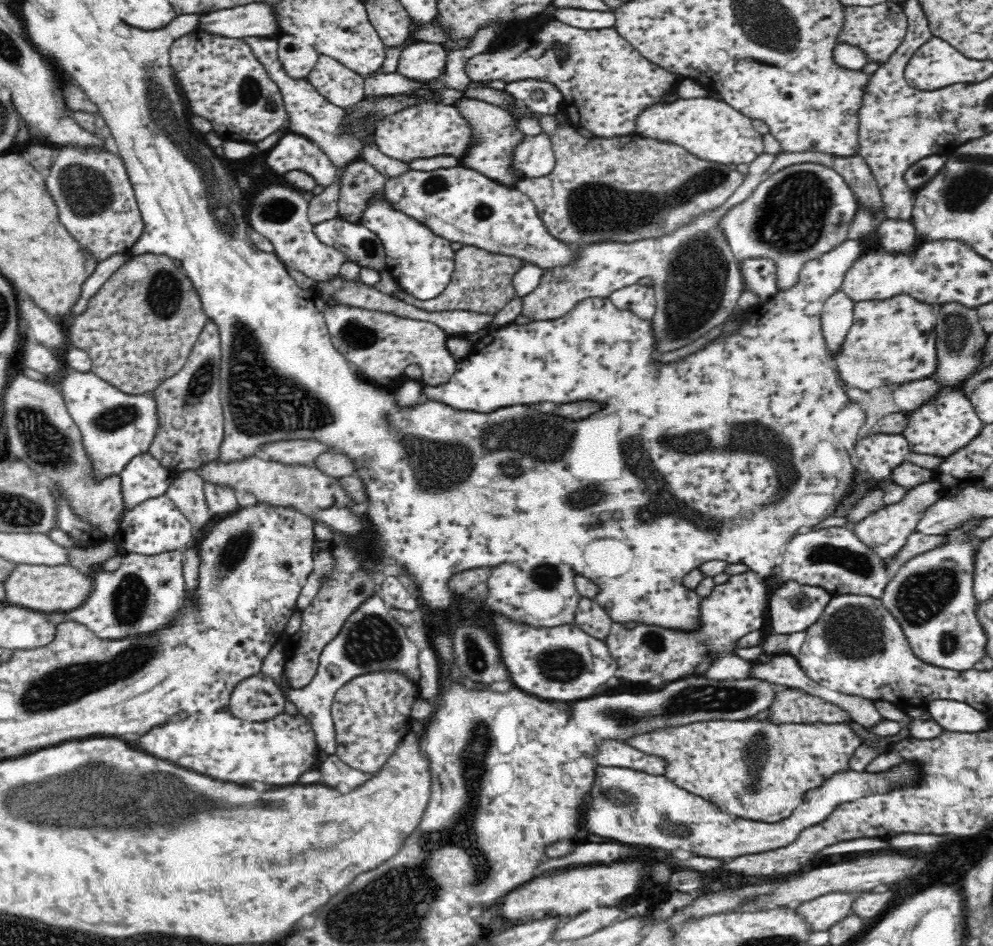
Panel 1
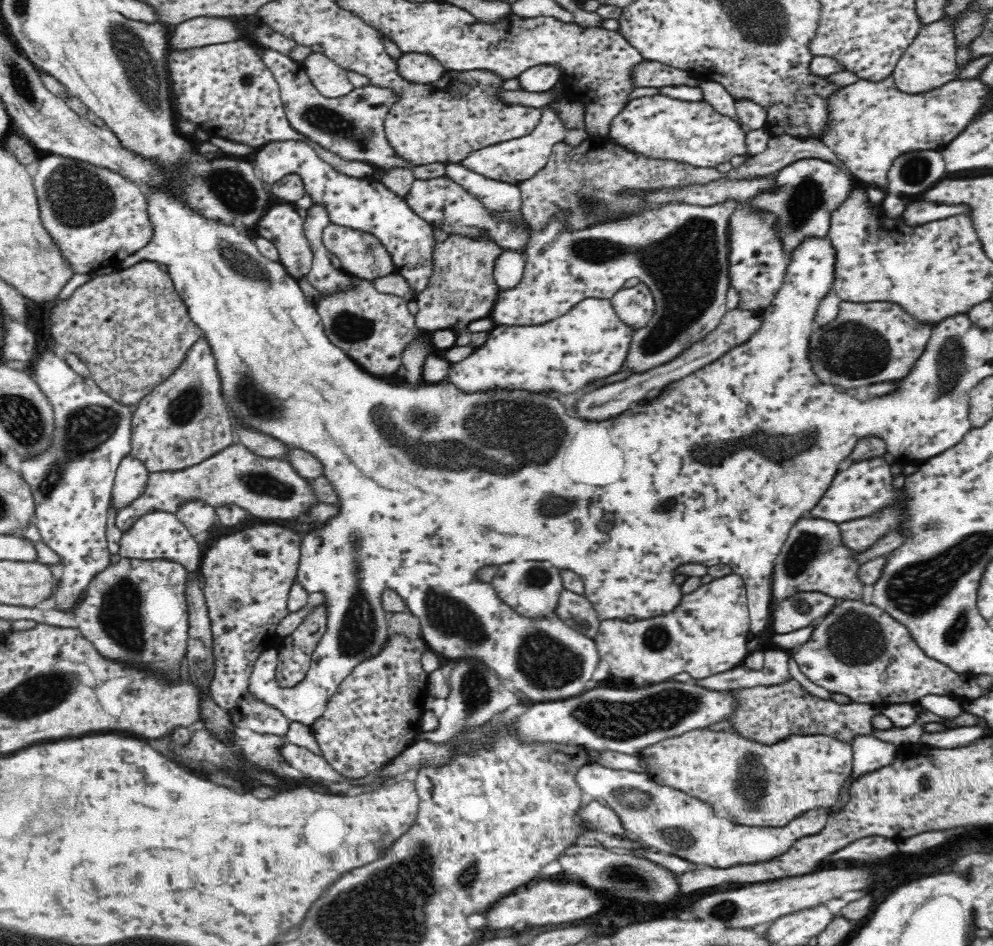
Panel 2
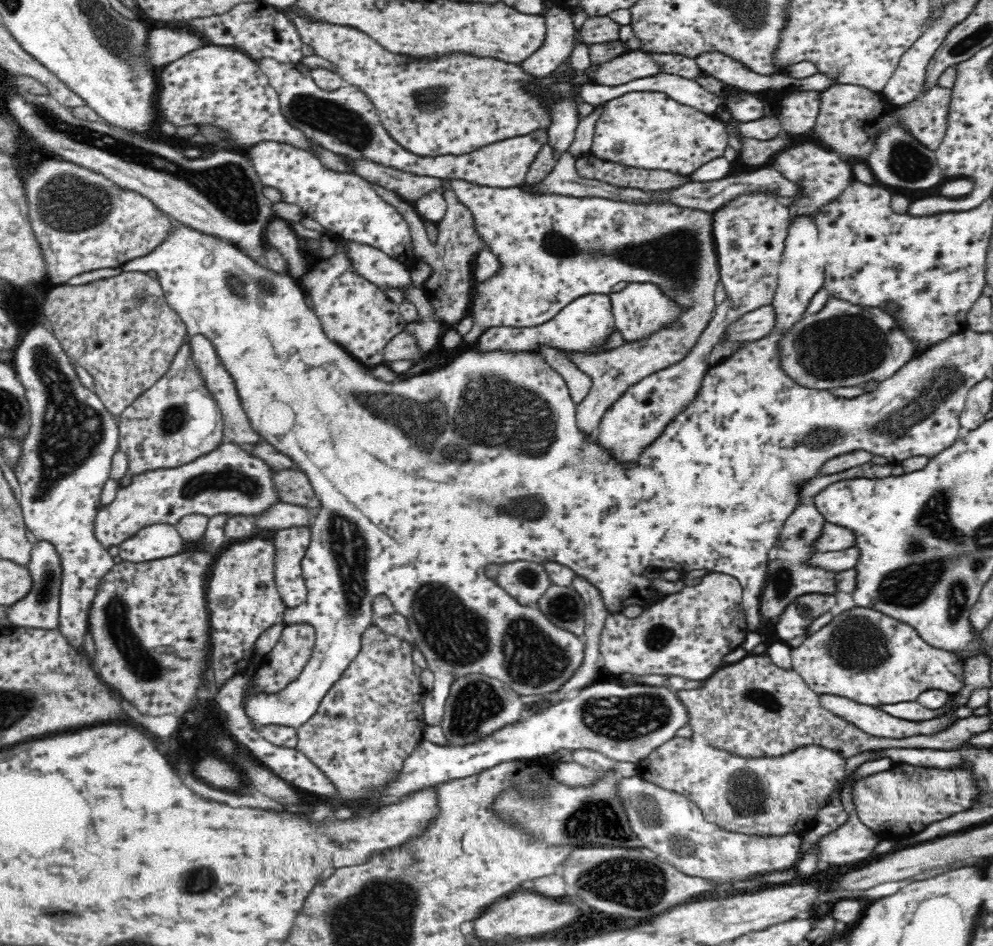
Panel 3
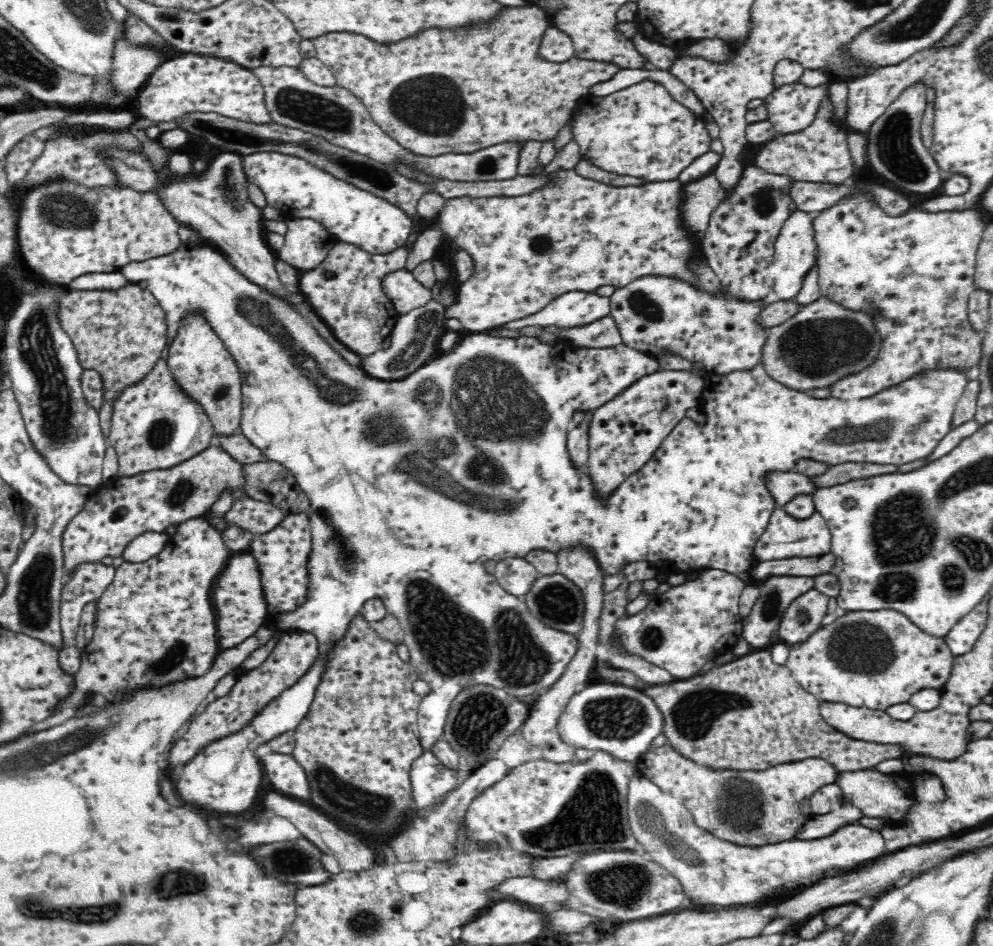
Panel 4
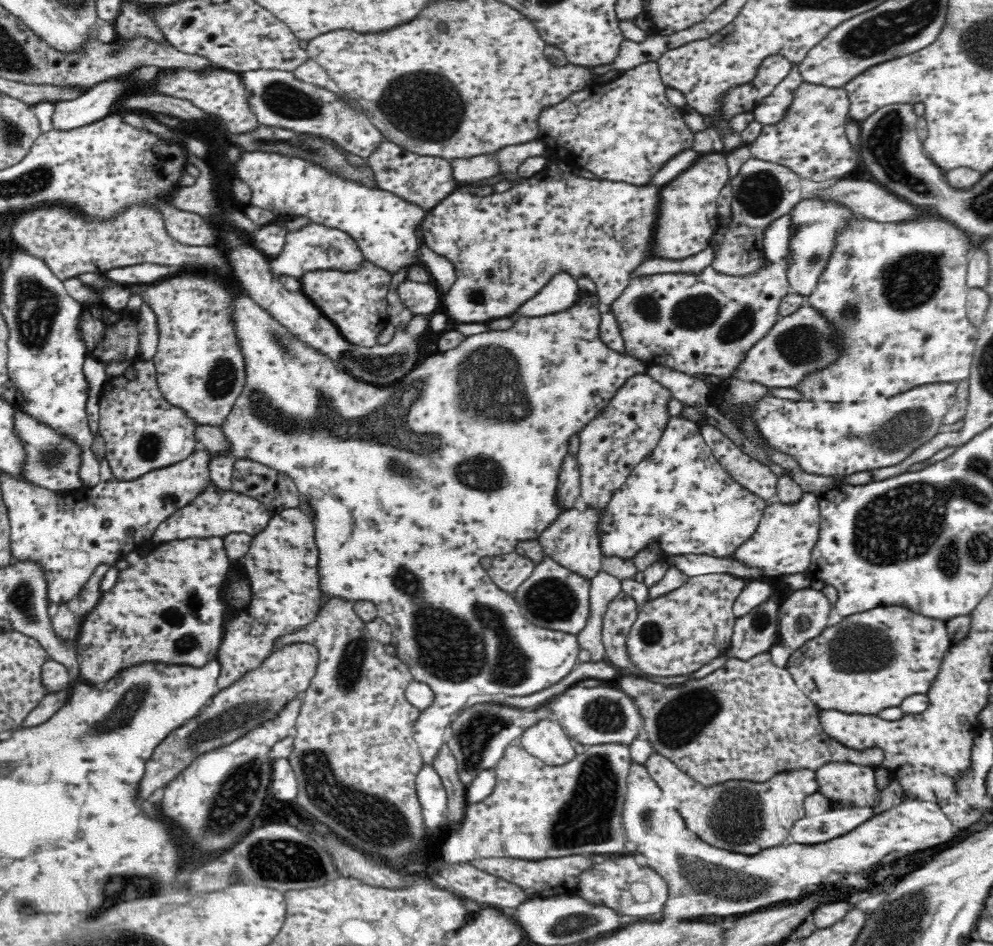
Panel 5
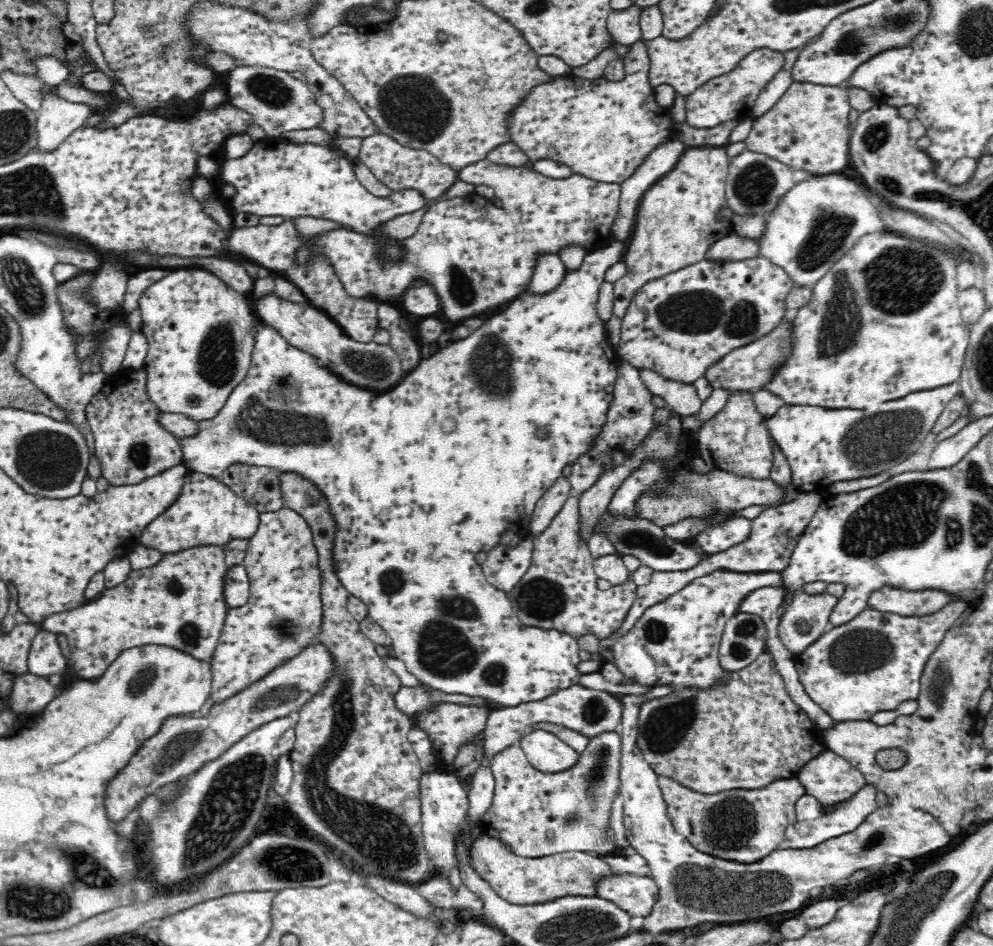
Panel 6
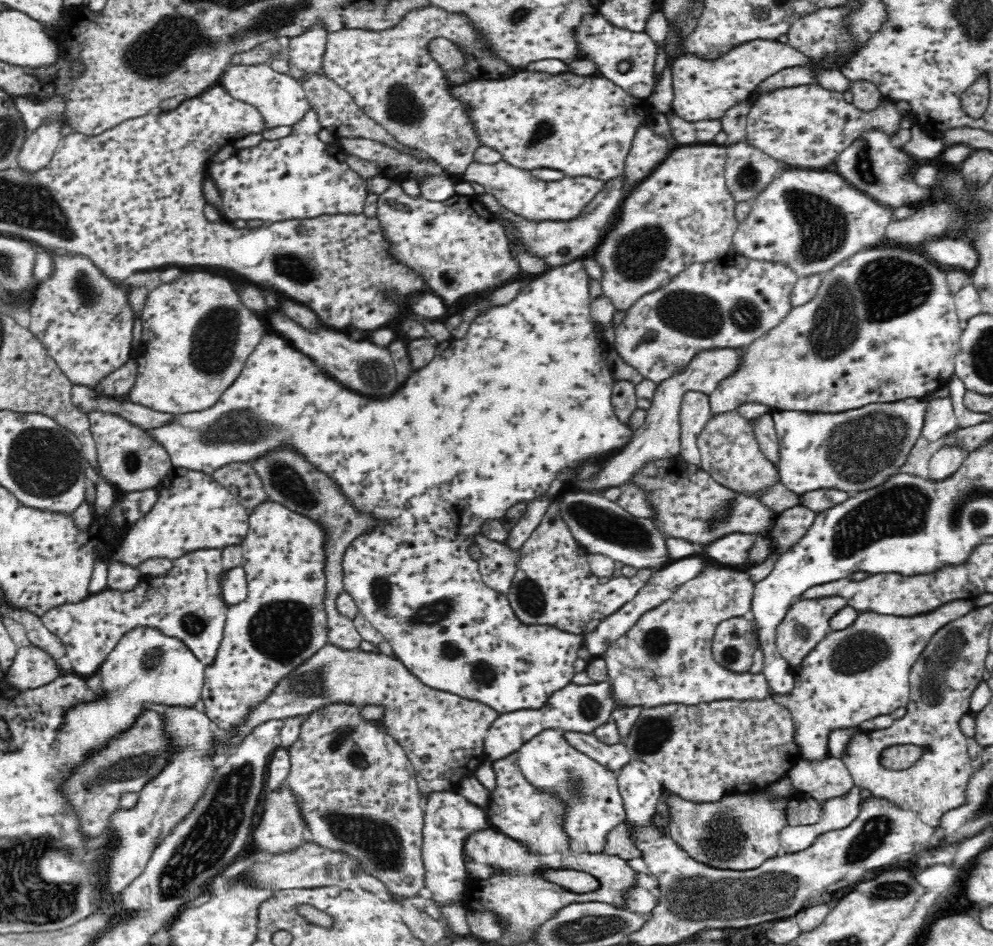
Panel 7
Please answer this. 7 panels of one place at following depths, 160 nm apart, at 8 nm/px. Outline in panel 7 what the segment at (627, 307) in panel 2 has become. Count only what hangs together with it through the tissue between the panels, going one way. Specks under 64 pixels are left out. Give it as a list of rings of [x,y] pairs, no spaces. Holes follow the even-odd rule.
[[[724,255],[706,264],[692,264],[662,288],[645,294],[627,310],[624,323],[616,328],[614,346],[618,355],[633,366],[643,378],[658,384],[662,379],[685,367],[701,350],[747,347],[755,338],[782,322],[793,307],[791,294],[800,276],[782,262],[751,261],[739,255]]]

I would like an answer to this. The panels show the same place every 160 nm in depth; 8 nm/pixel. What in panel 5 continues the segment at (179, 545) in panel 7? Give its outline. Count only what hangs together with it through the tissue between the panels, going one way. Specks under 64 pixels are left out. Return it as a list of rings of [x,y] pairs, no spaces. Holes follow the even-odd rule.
[[[208,479],[207,483],[186,506],[178,507],[164,522],[158,524],[151,536],[153,545],[167,544],[173,541],[190,541],[191,539],[224,539],[230,534],[248,534],[254,537],[265,530],[270,521],[271,513],[255,498],[232,490],[218,490],[216,483]]]

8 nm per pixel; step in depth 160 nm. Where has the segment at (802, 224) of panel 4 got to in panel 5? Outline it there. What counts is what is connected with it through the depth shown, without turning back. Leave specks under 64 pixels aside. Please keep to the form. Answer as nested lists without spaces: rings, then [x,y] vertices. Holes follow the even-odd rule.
[[[787,215],[775,218],[766,225],[762,235],[762,248],[766,259],[778,263],[782,269],[787,270],[787,240],[791,235],[791,222]]]

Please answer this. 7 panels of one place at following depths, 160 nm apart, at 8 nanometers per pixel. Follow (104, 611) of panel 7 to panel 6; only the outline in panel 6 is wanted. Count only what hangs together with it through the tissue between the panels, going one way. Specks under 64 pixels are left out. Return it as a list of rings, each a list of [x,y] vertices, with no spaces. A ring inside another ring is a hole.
[[[198,546],[194,549],[183,551],[182,553],[162,555],[162,559],[158,564],[139,570],[132,570],[130,576],[128,576],[128,580],[123,582],[123,584],[112,589],[105,589],[96,598],[88,600],[79,607],[74,607],[72,610],[51,614],[42,621],[40,628],[41,630],[53,632],[56,635],[64,635],[66,637],[70,647],[70,662],[74,664],[74,672],[76,672],[76,676],[81,676],[84,680],[93,680],[100,676],[105,668],[116,660],[121,650],[126,650],[126,647],[131,646],[143,646],[144,643],[162,643],[162,645],[170,645],[176,647],[178,650],[186,651],[187,654],[190,654],[197,660],[209,663],[214,655],[220,635],[222,634],[225,616],[228,614],[229,606],[223,596],[223,586],[228,569],[228,566],[225,564],[224,550],[220,546]]]

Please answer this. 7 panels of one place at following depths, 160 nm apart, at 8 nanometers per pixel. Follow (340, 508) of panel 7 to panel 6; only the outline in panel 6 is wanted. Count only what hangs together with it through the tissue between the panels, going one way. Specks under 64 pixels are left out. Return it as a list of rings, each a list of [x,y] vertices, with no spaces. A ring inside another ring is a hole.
[[[280,471],[278,480],[283,507],[301,514],[313,533],[322,577],[320,643],[324,643],[337,660],[336,676],[300,710],[295,726],[295,745],[289,754],[293,779],[284,796],[286,806],[301,820],[301,824],[318,834],[329,848],[338,855],[346,854],[357,873],[392,878],[401,884],[420,885],[432,876],[421,829],[420,786],[422,775],[426,772],[407,738],[413,726],[410,721],[412,715],[396,710],[393,703],[394,695],[400,690],[398,673],[385,665],[376,652],[376,644],[365,634],[360,634],[359,623],[346,608],[350,594],[338,579],[335,567],[335,541],[339,527],[334,513],[330,511],[326,493],[318,483],[298,471]]]

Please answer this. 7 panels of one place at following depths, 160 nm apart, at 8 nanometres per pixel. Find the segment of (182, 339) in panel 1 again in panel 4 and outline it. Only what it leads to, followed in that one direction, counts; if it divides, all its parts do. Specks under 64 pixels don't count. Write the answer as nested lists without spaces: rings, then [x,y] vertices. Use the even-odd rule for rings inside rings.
[[[130,282],[118,292],[71,289],[60,300],[58,317],[78,351],[82,368],[94,369],[102,375],[104,404],[98,416],[101,432],[107,439],[110,434],[112,400],[126,388],[126,385],[142,378],[154,363],[163,357],[170,342],[163,312],[147,288]]]

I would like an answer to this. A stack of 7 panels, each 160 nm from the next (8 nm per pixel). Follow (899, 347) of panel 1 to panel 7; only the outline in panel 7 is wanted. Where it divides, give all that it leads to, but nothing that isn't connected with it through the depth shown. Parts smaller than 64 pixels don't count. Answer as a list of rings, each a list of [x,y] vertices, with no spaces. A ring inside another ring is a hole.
[[[708,349],[698,351],[683,369],[662,379],[654,389],[651,405],[646,410],[644,424],[633,431],[629,442],[620,449],[614,458],[606,462],[606,468],[592,480],[592,482],[578,482],[578,490],[594,491],[598,494],[607,494],[615,490],[620,484],[626,484],[629,476],[637,471],[646,461],[662,457],[674,457],[679,454],[679,412],[681,402],[686,393],[698,391],[709,395],[718,381],[723,379],[737,367],[738,349]]]

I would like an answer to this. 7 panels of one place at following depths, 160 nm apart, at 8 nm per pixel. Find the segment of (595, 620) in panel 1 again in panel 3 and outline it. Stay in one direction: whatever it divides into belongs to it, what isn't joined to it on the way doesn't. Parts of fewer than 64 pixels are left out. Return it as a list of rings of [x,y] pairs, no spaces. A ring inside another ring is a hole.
[[[550,584],[535,604],[558,628],[582,637],[585,627],[584,601],[570,586]]]

